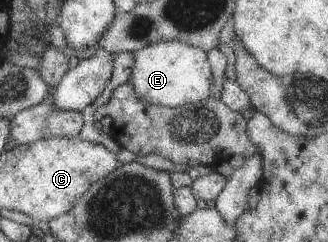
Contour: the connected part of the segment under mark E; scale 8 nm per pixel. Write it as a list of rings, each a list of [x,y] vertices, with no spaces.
[[[178,40],[160,41],[132,52],[134,65],[130,83],[138,99],[166,107],[178,107],[189,103],[204,101],[210,95],[213,77],[207,52]]]

